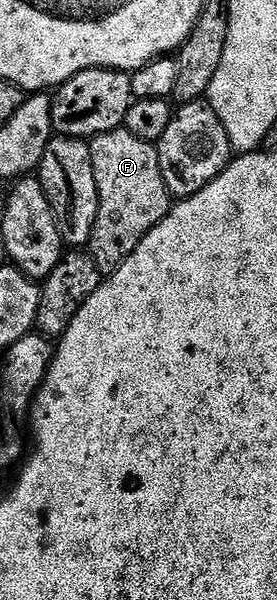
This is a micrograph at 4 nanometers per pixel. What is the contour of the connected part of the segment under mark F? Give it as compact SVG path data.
M124 129L96 135L88 140L88 144L99 193L99 213L95 217L95 229L89 238L87 251L102 272L109 273L120 267L124 259L131 257L143 237L147 237L155 225L168 217L171 196L159 169L159 157L154 144Z

